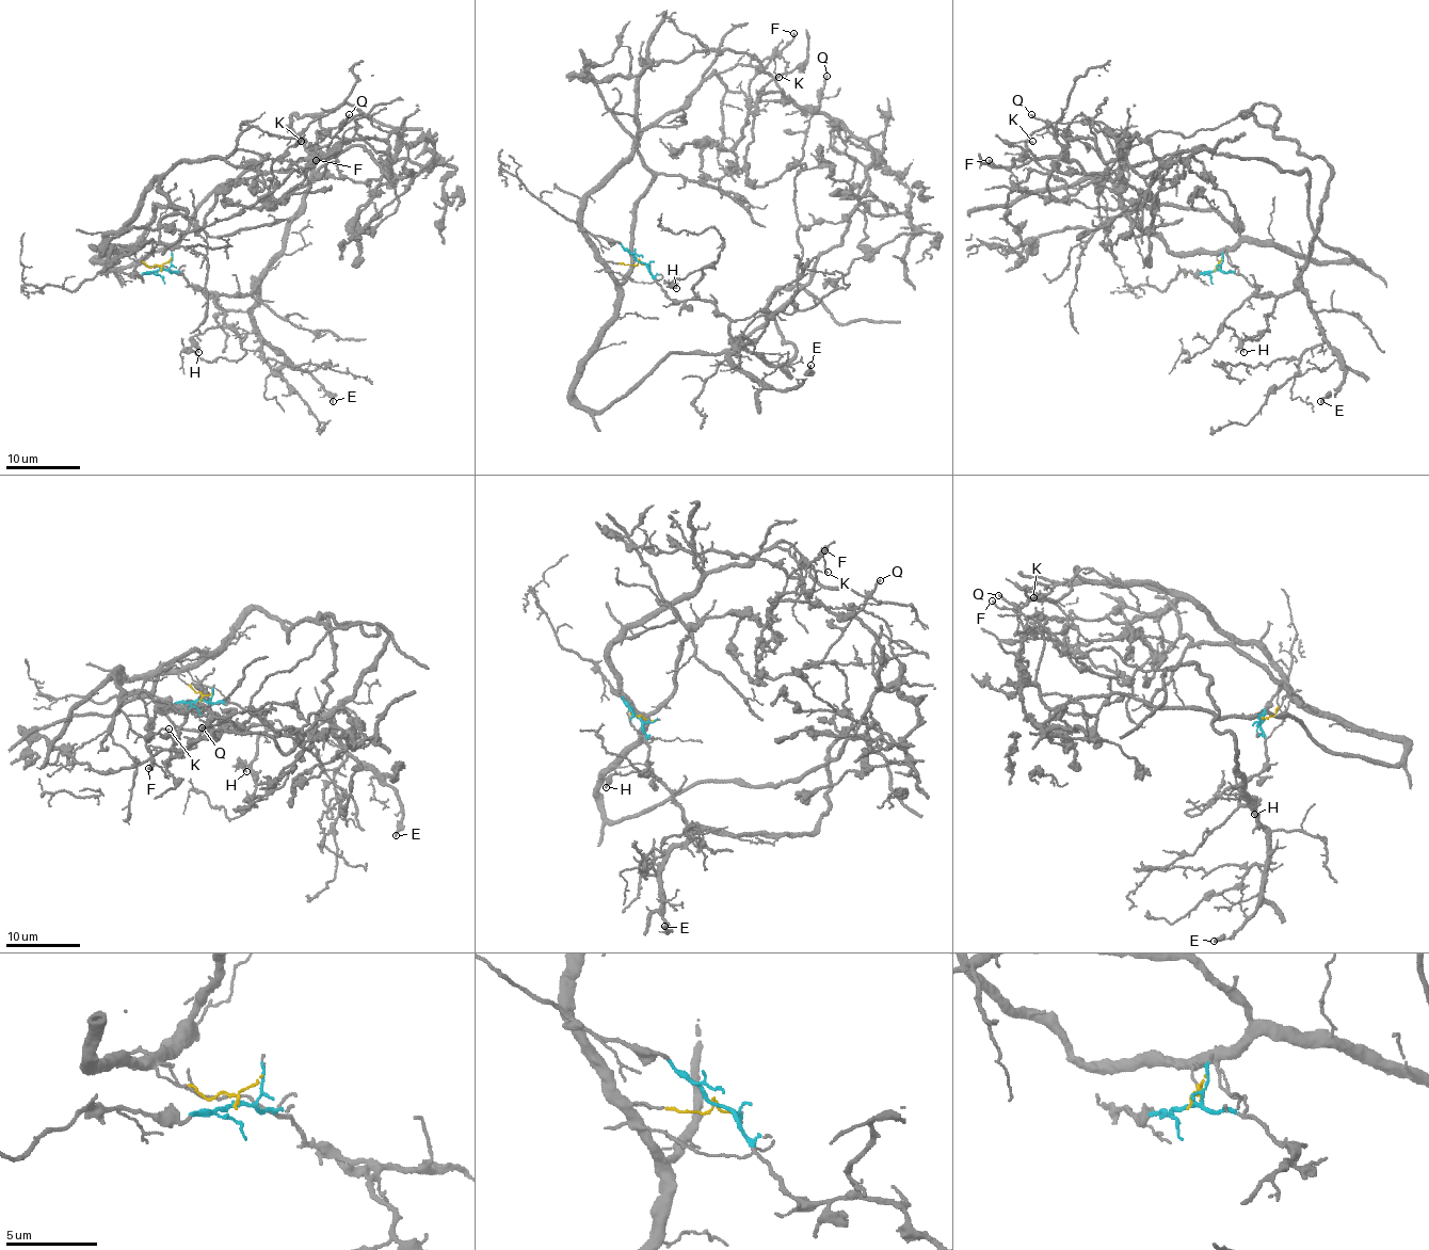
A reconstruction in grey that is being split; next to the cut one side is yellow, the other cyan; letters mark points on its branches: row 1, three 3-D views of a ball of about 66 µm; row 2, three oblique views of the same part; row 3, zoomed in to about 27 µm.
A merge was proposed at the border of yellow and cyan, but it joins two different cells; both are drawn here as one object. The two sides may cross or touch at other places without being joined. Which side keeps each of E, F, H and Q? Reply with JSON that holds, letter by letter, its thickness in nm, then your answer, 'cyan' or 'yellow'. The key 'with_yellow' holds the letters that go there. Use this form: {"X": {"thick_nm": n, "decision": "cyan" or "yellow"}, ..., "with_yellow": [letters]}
{"E": {"thick_nm": 280, "decision": "cyan"}, "F": {"thick_nm": 190, "decision": "yellow"}, "H": {"thick_nm": 240, "decision": "cyan"}, "Q": {"thick_nm": 180, "decision": "cyan"}, "with_yellow": ["F"]}

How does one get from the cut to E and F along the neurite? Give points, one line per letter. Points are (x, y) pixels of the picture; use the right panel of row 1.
E: (1217, 269), (1239, 273), (1257, 294), (1302, 291), (1305, 294), (1320, 332), (1346, 369), (1344, 382), (1320, 402)
F: (1217, 269), (1215, 254), (1174, 254), (1108, 180), (1076, 162), (1028, 149), (1010, 165), (988, 160)

